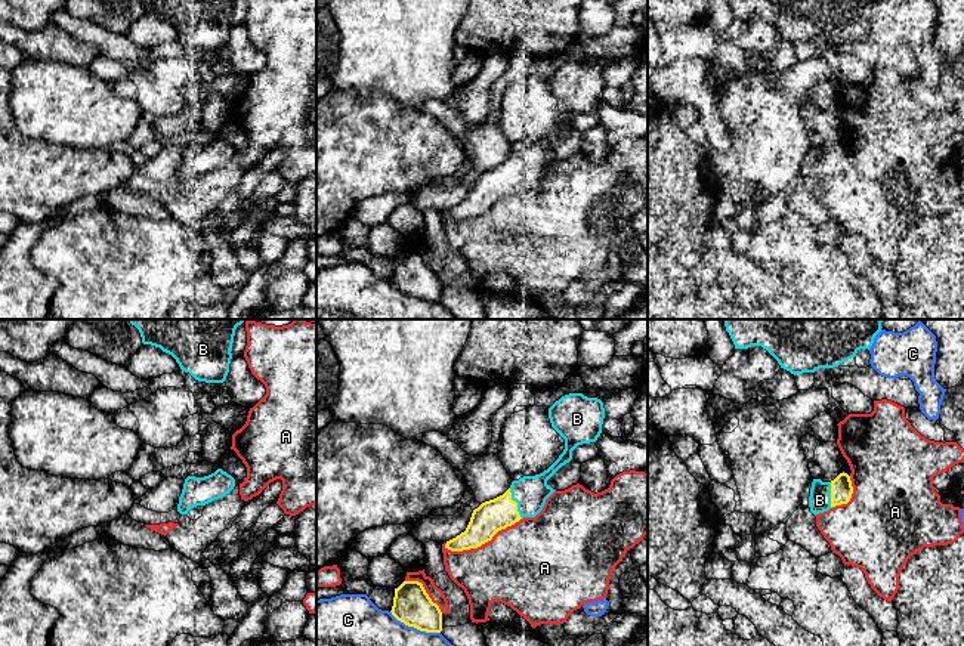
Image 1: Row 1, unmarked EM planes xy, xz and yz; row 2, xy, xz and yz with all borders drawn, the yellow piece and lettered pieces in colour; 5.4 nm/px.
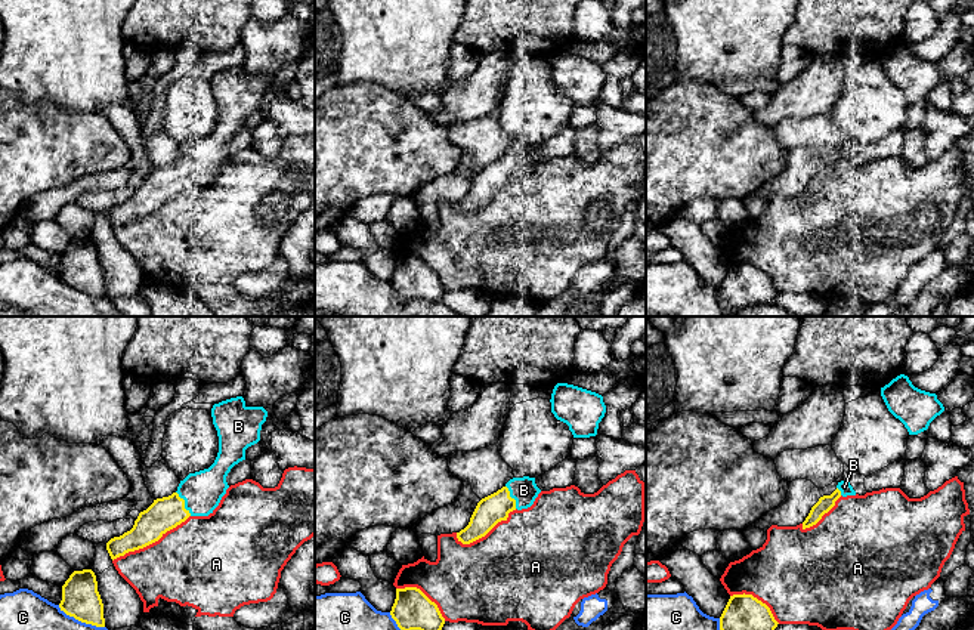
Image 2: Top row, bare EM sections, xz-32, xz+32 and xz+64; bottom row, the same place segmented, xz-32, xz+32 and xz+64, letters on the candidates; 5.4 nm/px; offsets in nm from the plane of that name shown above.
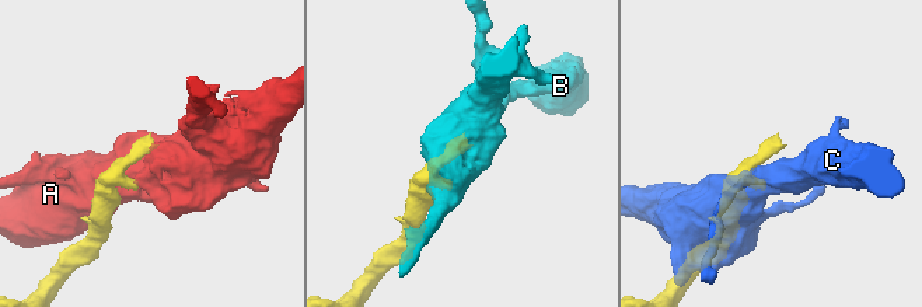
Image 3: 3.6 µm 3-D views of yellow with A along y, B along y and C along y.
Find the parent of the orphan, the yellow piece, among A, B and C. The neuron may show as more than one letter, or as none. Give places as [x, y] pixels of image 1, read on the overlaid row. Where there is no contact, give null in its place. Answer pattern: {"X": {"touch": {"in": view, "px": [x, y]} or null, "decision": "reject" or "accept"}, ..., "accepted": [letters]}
{"A": {"touch": {"in": "xz", "px": [482, 543]}, "decision": "reject"}, "B": {"touch": {"in": "xz", "px": [516, 503]}, "decision": "accept"}, "C": {"touch": {"in": "xz", "px": [414, 627]}, "decision": "reject"}, "accepted": ["B"]}

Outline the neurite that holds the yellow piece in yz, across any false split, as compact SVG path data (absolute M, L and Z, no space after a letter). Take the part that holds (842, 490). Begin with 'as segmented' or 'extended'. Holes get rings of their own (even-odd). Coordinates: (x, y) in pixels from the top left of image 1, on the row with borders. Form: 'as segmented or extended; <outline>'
extended; M840 473L831 482L813 479L809 497L810 511L816 516L828 511L829 509L847 504L852 498L853 486L847 473Z

